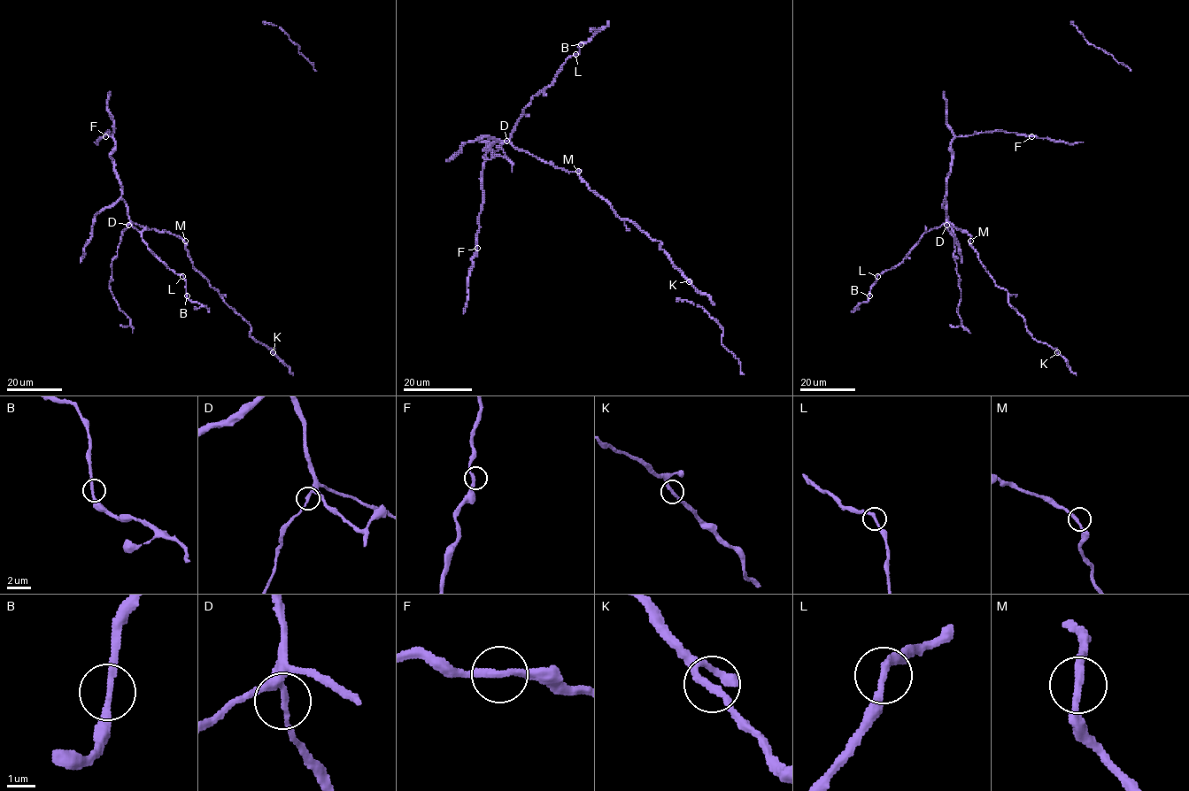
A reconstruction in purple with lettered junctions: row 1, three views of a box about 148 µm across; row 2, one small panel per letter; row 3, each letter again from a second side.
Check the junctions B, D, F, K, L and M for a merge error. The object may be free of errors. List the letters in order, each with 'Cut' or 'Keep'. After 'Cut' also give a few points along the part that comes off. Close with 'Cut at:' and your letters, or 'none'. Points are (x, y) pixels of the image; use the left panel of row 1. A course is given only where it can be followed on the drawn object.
B: Keep
D: Keep
F: Keep
K: Keep
L: Keep
M: Keep
Cut at: none

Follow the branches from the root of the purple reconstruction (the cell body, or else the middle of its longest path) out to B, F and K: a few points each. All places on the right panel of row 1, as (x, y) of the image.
B: (953, 141), (953, 161), (946, 187), (946, 221), (926, 232), (900, 264), (879, 274), (869, 295)
F: (953, 141), (958, 136), (999, 130), (1031, 136)
K: (953, 141), (946, 220), (970, 235), (980, 263), (1007, 291), (1030, 335), (1057, 352)

